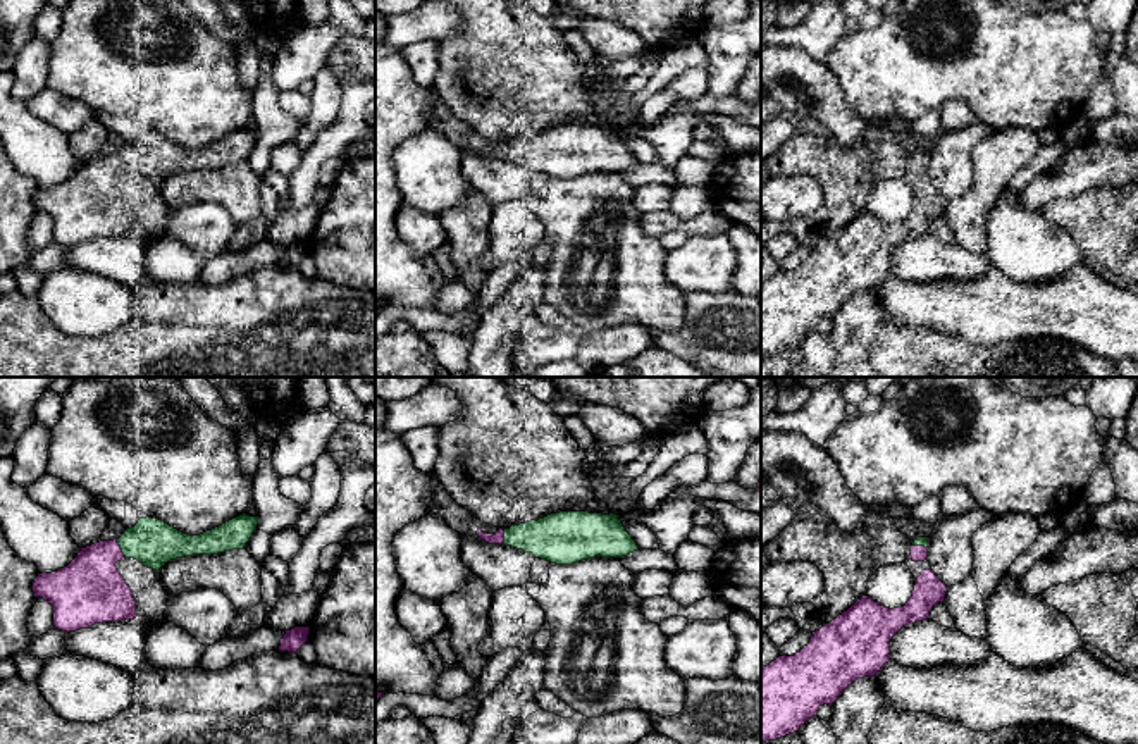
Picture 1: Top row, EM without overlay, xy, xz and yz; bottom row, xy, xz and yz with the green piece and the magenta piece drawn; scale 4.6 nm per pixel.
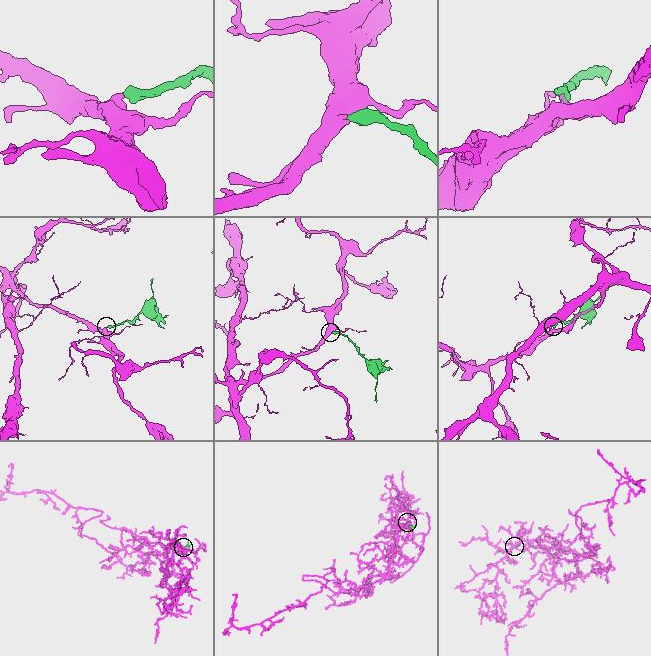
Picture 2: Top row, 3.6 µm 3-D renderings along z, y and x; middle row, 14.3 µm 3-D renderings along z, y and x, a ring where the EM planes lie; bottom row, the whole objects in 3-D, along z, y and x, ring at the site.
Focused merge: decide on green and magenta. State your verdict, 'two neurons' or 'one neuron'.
one neuron

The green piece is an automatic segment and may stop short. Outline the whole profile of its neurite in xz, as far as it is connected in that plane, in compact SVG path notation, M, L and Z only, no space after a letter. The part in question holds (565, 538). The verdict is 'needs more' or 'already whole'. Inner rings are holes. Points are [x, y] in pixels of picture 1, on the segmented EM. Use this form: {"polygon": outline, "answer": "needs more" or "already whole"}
{"polygon": "M560 512L496 534L477 536L489 544L501 544L532 553L556 565L572 565L589 558L622 558L639 549L618 515Z", "answer": "needs more"}

